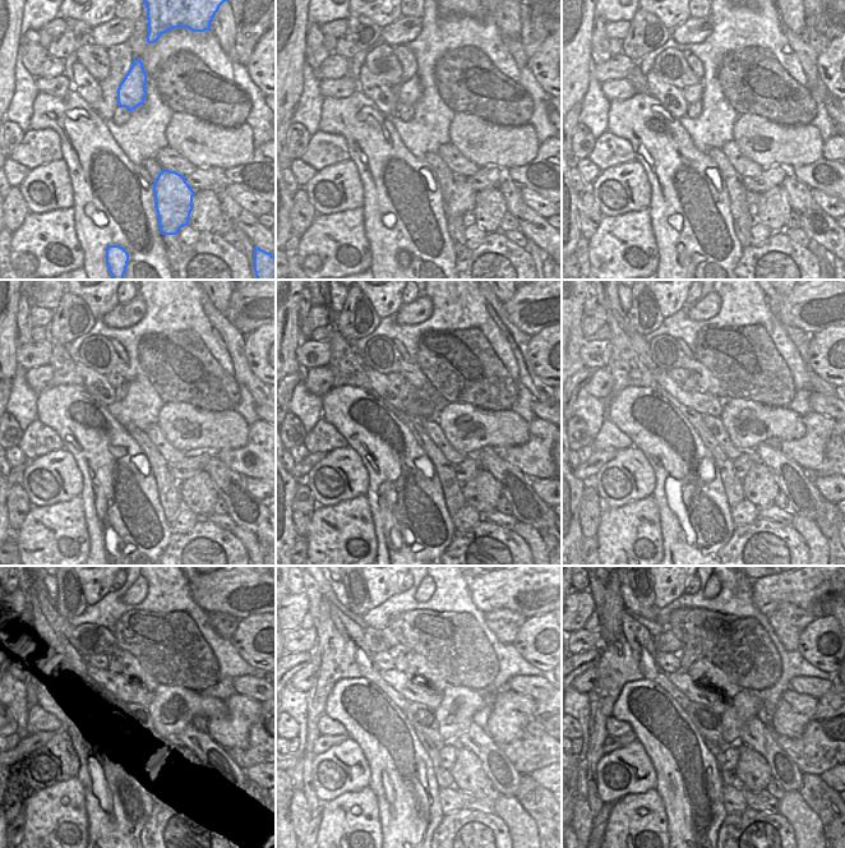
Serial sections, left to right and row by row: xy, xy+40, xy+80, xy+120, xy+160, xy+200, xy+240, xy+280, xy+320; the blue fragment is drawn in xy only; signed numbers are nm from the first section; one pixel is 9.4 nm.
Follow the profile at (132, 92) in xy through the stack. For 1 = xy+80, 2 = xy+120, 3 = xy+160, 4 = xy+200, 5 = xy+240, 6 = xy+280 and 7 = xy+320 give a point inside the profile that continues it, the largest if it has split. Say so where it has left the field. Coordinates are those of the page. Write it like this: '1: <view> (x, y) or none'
1: xy+80 (693, 93)
2: xy+120 (114, 379)
3: xy+160 (395, 378)
4: xy+200 (679, 376)
5: xy+240 (101, 662)
6: xy+280 (384, 660)
7: xy+320 (669, 663)

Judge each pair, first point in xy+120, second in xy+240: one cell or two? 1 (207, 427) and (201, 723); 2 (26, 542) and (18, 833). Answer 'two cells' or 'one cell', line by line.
1: two cells
2: two cells

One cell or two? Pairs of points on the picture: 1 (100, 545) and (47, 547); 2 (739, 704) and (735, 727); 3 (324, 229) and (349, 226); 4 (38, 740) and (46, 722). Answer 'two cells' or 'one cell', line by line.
1: two cells
2: one cell
3: one cell
4: two cells

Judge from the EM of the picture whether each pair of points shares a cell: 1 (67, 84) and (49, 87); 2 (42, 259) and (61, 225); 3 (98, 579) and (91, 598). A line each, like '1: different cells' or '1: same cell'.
1: same cell
2: same cell
3: same cell

